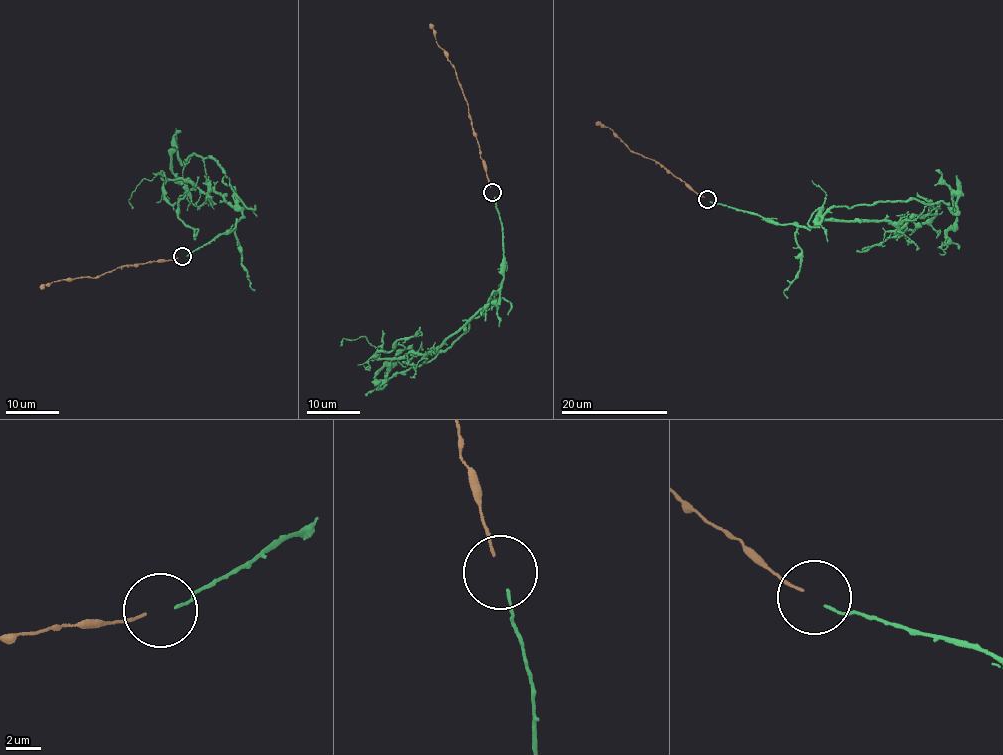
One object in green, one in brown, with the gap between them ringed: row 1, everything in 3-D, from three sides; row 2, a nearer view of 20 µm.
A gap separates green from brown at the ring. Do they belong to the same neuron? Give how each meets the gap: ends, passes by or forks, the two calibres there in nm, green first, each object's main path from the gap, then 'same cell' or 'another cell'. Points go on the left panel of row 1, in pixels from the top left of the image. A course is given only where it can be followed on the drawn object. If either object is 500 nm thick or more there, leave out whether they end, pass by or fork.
green ends there; brown ends there; 150 nm thick on the green side, 140 nm on the other; green runs (187, 255), (243, 216), (209, 186), (200, 156), (183, 164), (176, 148), (172, 172), (186, 190), (186, 210); brown runs (178, 258), (124, 265), (97, 277), (55, 281), (39, 287); same cell

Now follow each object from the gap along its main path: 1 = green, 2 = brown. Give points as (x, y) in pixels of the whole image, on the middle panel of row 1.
1: (495, 196), (503, 232), (500, 301), (418, 366), (388, 378), (384, 366), (377, 385)
2: (490, 187), (455, 68), (429, 24)

